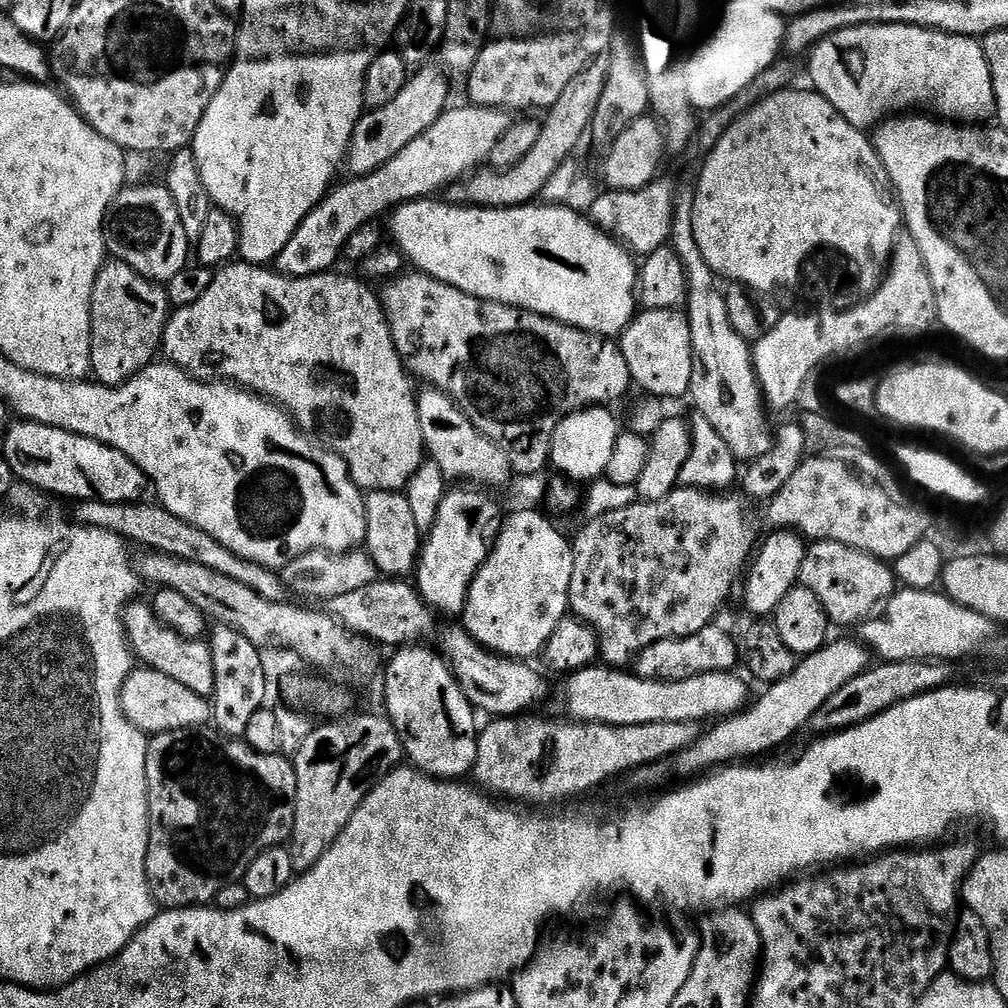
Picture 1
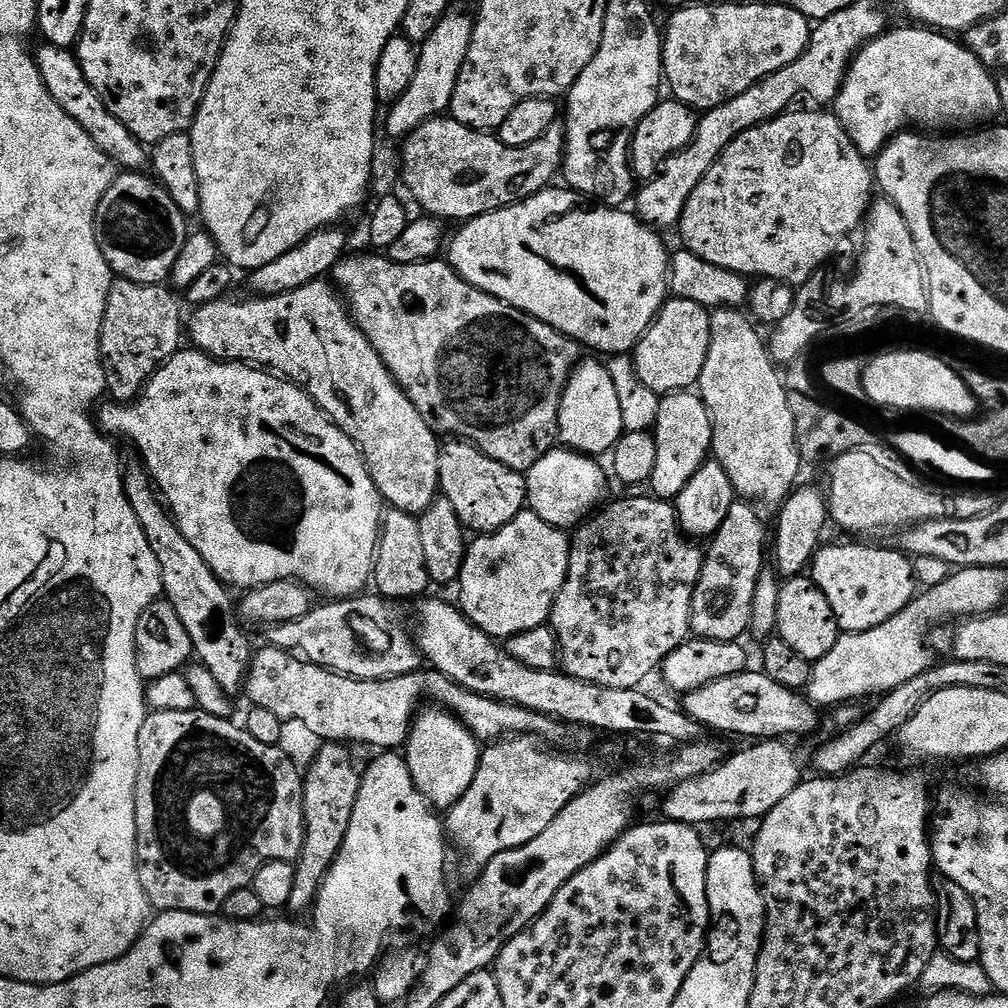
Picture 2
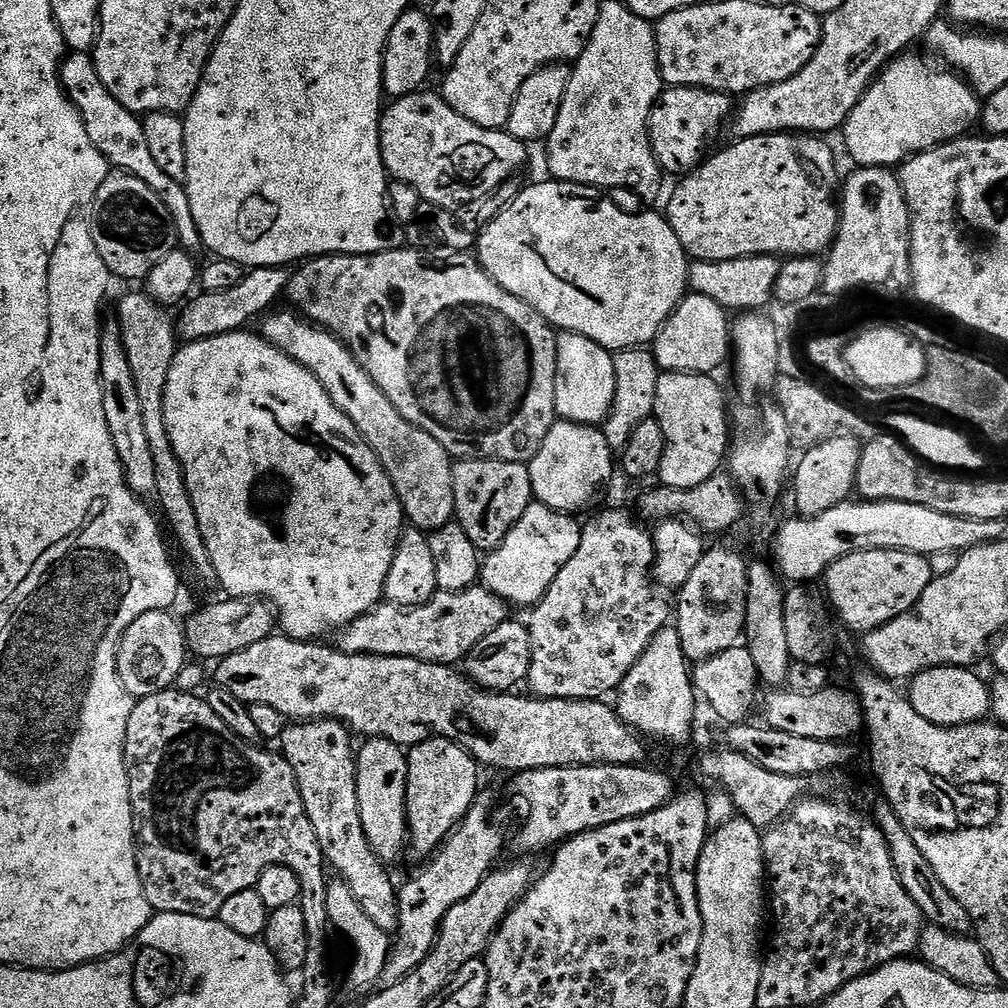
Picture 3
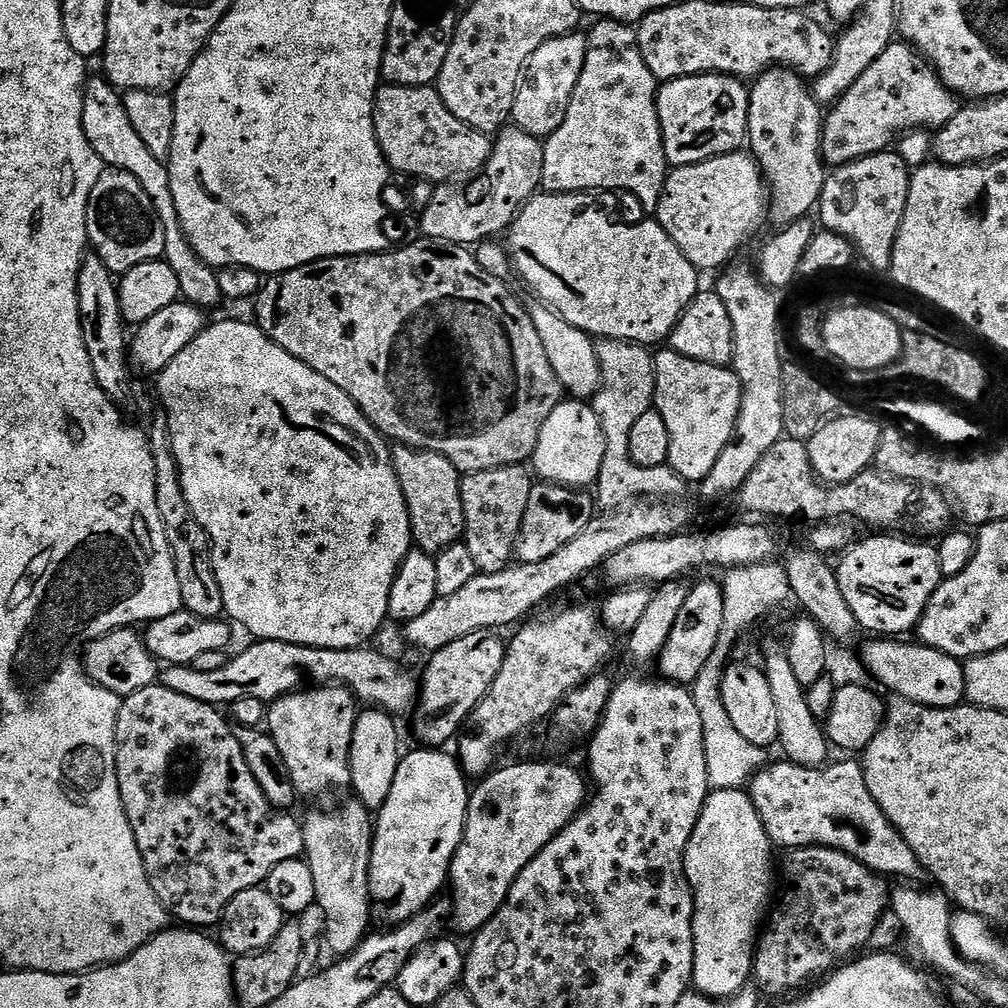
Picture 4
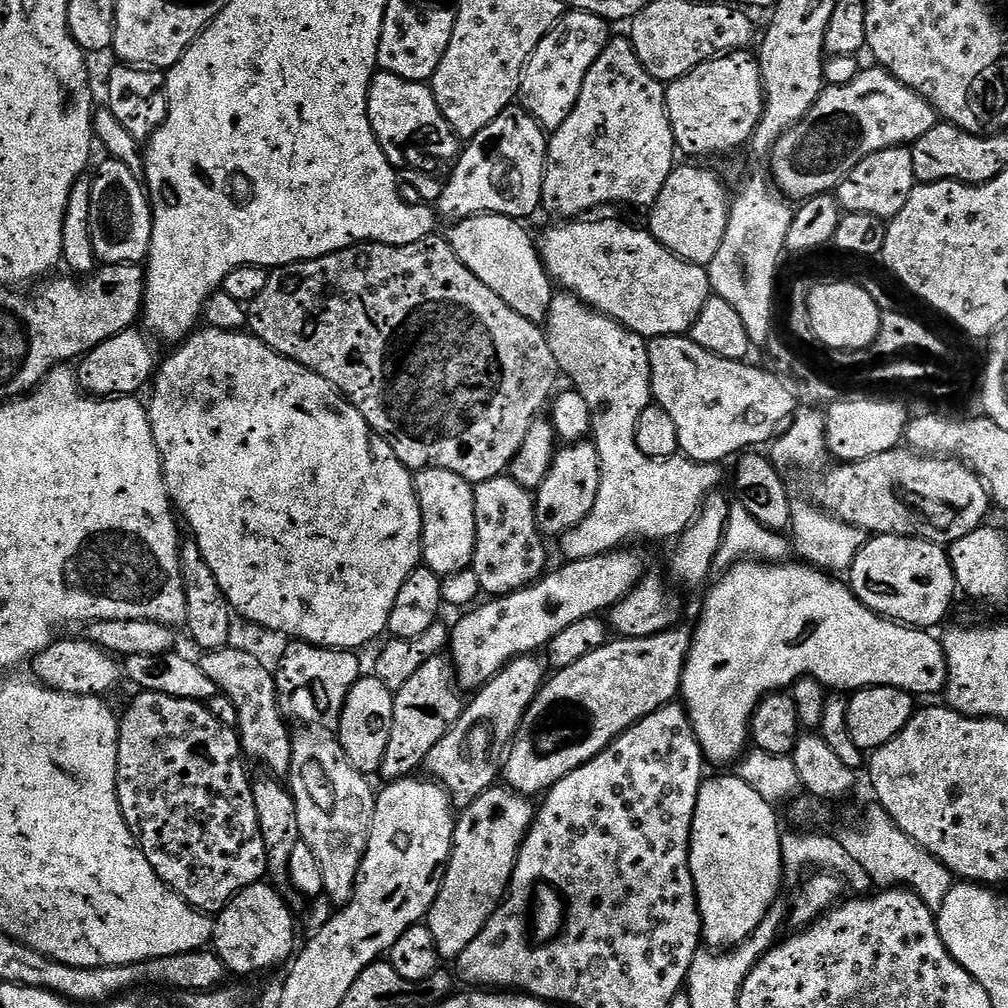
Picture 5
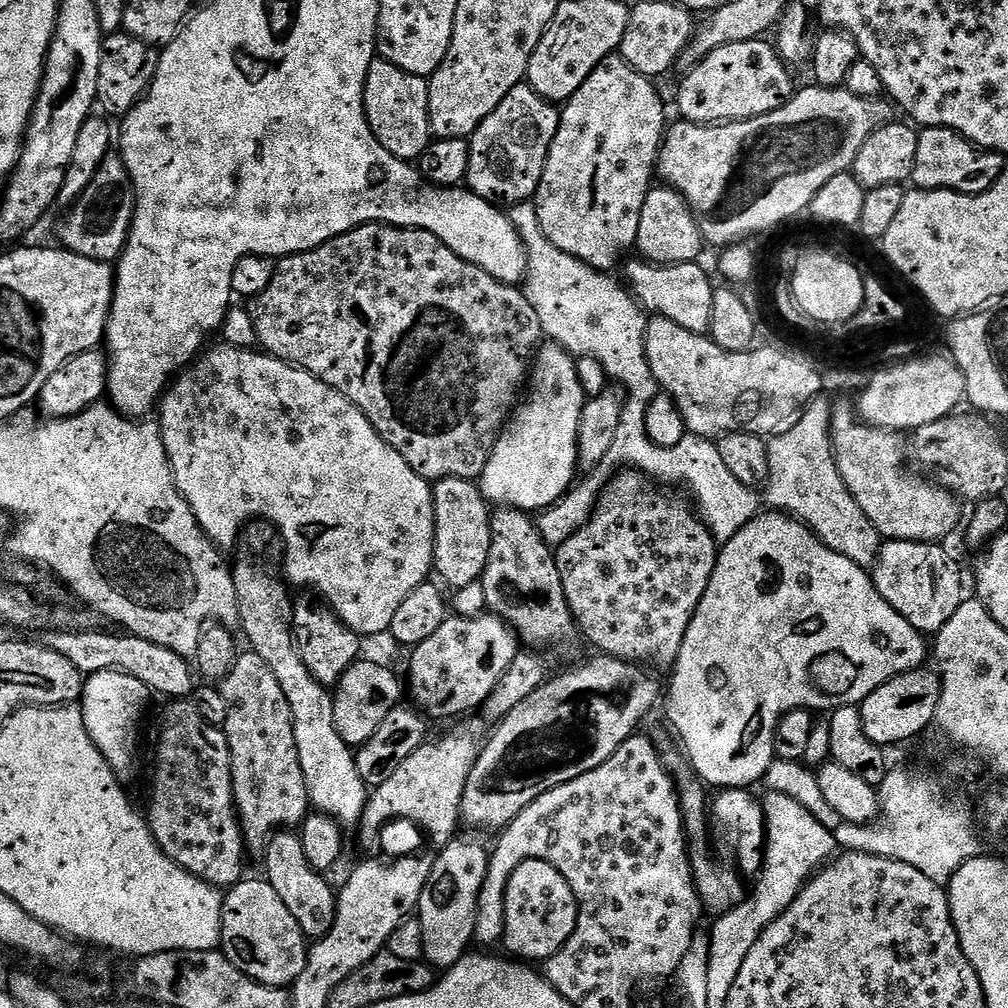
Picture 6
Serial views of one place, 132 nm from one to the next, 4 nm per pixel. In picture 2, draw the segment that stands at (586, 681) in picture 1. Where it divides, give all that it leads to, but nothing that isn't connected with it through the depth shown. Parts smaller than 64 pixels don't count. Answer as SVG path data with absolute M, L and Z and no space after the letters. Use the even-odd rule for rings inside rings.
M745 670L730 678L720 678L718 682L710 682L705 688L699 688L683 697L682 711L694 718L705 729L716 732L737 732L740 736L752 736L757 741L792 738L788 736L808 736L820 724L821 713L807 695L791 692L786 686L778 686L762 670Z

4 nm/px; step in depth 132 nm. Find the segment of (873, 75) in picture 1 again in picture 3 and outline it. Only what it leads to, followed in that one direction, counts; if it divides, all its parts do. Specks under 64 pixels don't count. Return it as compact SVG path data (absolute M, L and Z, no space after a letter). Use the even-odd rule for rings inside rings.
M901 54L872 81L869 88L864 91L864 97L858 102L858 106L854 106L852 113L846 118L842 129L844 135L844 148L848 151L848 156L853 160L853 165L861 168L892 168L904 163L905 160L916 156L919 152L929 152L932 148L937 148L940 144L947 144L950 140L958 140L962 136L967 136L973 131L972 128L981 123L982 120L982 100L976 95L976 91L970 87L967 79L963 75L957 74L955 71L949 70L947 67L935 68L932 64L927 64L920 56L908 56L912 54Z

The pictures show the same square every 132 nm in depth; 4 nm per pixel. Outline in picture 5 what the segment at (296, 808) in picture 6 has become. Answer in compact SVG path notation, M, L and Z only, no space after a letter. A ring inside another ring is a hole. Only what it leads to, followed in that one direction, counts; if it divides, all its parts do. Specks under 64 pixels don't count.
M230 647L204 652L201 657L198 663L202 672L216 684L223 695L230 698L230 702L234 702L238 710L236 728L243 755L249 761L257 760L265 764L268 767L265 769L273 773L287 773L292 761L293 733L288 732L289 723L280 711L280 693L276 689L275 673L264 668L262 663L247 652Z

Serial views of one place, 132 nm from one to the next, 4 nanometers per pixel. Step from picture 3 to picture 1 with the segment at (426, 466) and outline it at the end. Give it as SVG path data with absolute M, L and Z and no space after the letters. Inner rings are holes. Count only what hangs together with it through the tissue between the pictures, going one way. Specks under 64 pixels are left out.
M243 262L229 263L216 272L214 282L210 282L210 290L206 290L206 294L202 294L202 298L198 298L198 302L194 302L194 306L177 308L169 315L168 325L164 328L162 356L167 363L175 364L177 368L181 368L189 376L219 378L221 381L231 382L233 385L255 392L263 396L265 400L283 408L291 416L292 423L301 432L305 434L317 432L321 436L319 439L331 451L337 452L344 459L348 472L352 475L352 481L365 493L404 492L410 478L414 478L414 474L426 459L422 426L416 409L417 393L412 392L413 381L410 379L410 373L405 368L404 362L394 346L394 338L390 334L388 317L384 315L381 297L377 293L375 296L368 289L371 287L363 279L351 280L348 276L336 275L307 276L295 280L293 276L281 276L279 272L268 266Z

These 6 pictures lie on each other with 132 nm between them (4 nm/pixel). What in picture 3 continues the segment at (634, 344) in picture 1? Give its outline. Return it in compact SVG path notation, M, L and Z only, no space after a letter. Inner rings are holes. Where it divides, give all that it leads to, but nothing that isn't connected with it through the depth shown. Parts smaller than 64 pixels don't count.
M692 292L685 295L680 305L672 311L670 318L652 341L650 351L661 372L689 372L707 376L715 373L715 368L722 367L727 358L729 361L731 343L732 329L726 309L718 306L714 298Z

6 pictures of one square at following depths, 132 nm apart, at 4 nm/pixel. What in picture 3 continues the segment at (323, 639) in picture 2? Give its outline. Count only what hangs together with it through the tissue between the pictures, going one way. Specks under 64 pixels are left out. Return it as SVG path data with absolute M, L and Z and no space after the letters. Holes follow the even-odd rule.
M473 586L461 592L441 592L417 608L400 608L381 602L375 608L354 618L354 622L335 633L335 647L346 654L363 656L393 656L418 658L431 664L456 666L502 622L510 618L509 605L499 600L482 586Z

